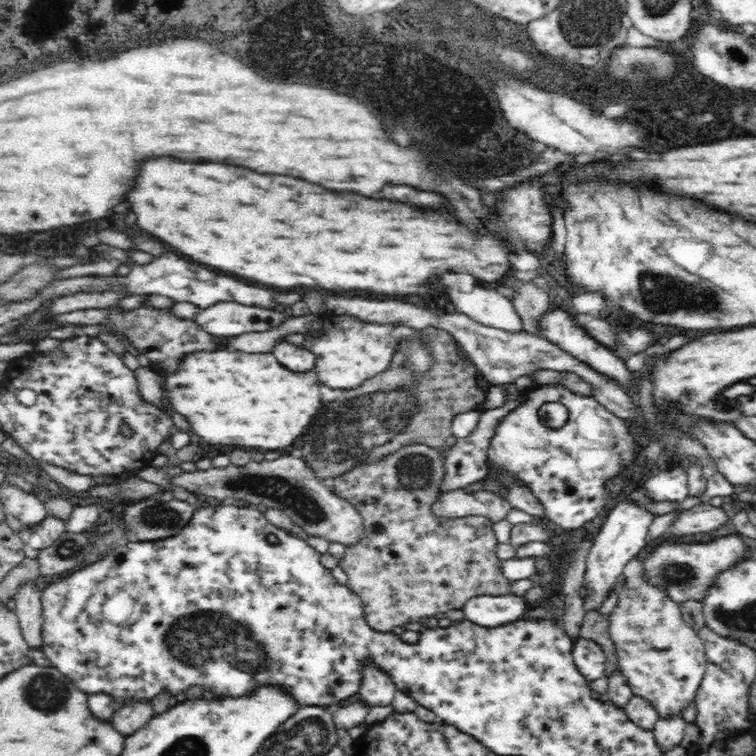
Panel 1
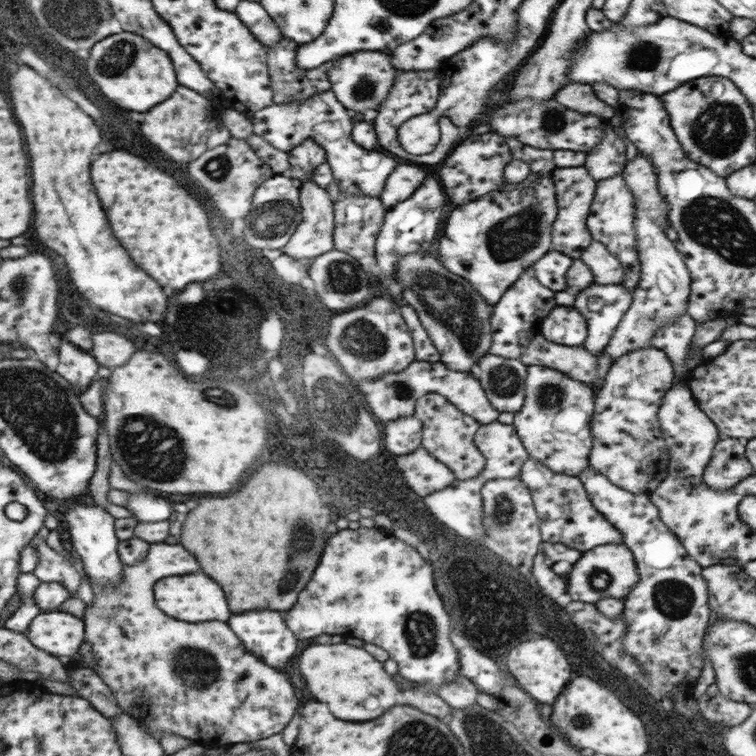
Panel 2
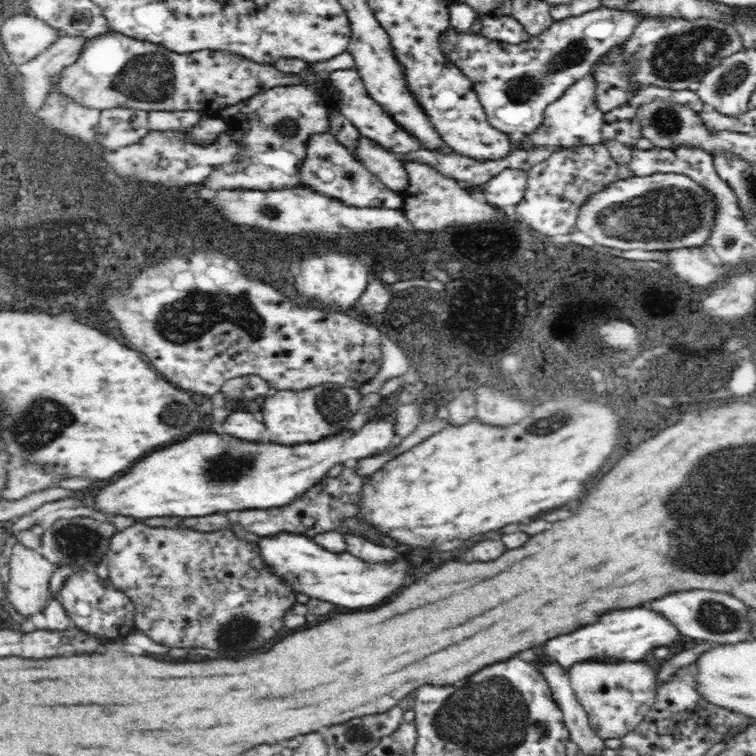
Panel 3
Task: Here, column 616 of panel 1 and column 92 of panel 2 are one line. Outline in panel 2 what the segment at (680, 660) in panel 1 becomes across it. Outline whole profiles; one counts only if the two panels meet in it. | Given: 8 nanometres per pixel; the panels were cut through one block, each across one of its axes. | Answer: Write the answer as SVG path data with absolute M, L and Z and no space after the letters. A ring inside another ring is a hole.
M153 544L145 562L123 566L123 582L119 588L95 586L95 602L87 608L85 626L87 640L91 642L97 660L97 674L115 692L115 700L125 714L145 722L157 740L165 734L177 734L207 750L227 748L237 742L253 744L255 740L279 734L297 710L297 698L285 674L277 672L261 658L251 656L225 622L213 620L205 624L189 624L167 616L155 606L157 596L153 596L153 586L159 584L161 578L191 574L197 570L199 566L195 558L183 550L181 544Z

